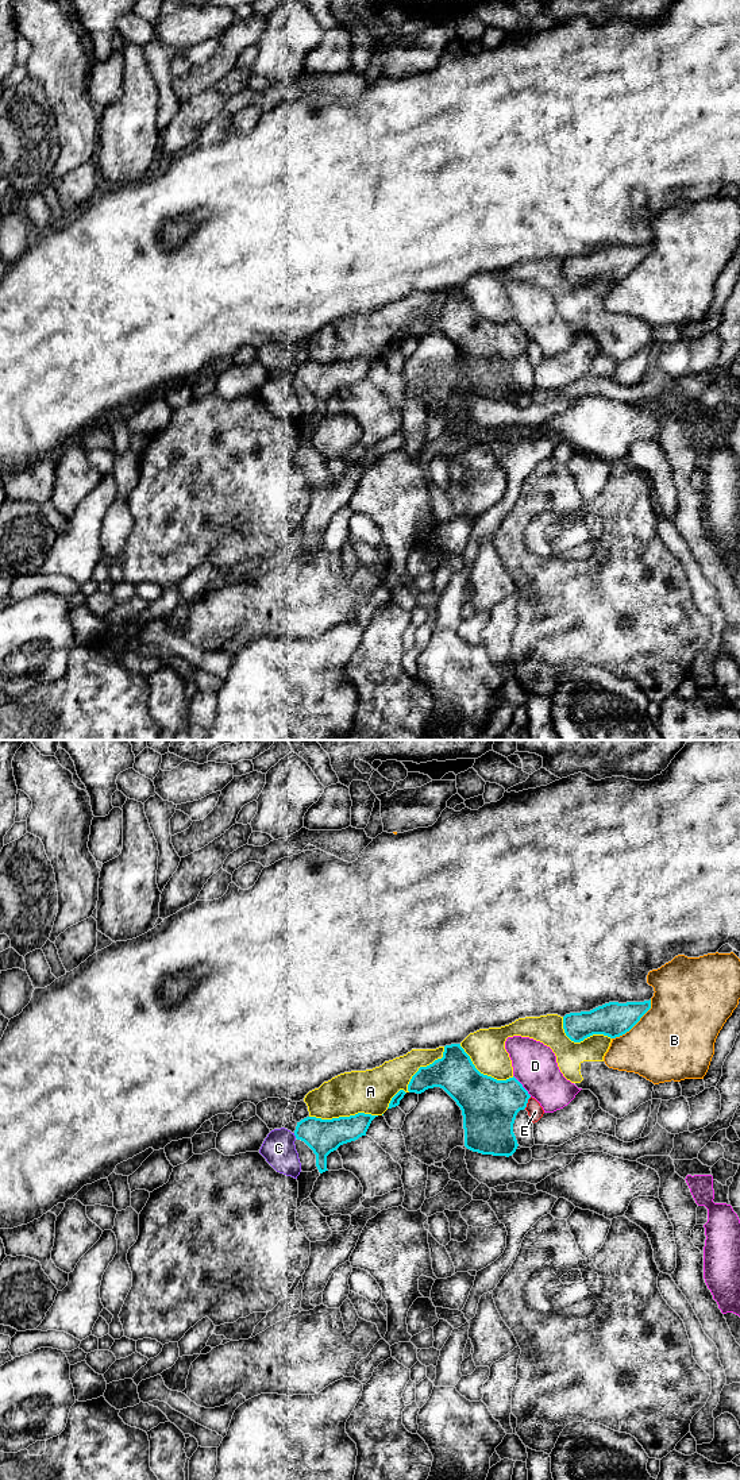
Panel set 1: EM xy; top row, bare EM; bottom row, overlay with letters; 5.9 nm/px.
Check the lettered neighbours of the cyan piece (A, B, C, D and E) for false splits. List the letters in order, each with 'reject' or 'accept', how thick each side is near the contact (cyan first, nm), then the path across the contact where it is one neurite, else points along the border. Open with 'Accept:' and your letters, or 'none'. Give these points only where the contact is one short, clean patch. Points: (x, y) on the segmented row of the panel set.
Accept: none
A: reject; calibres 240 and 240 nm
B: reject; calibres 200 and 460 nm
C: reject; calibres 200 and 200 nm
D: reject; calibres 340 and 260 nm
E: reject; calibres 340 and 90 nm; border xy (531, 1097), (524, 1107)

